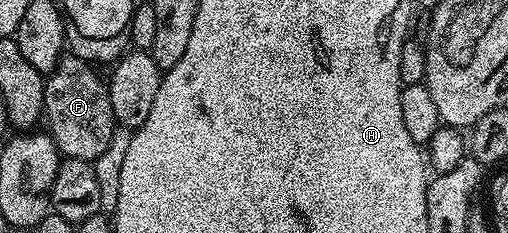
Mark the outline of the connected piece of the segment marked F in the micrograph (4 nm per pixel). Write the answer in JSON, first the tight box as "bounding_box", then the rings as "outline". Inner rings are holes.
{"bounding_box":[44,54,116,162],"outline":[[[73,54],[62,56],[59,64],[48,74],[44,87],[45,119],[48,132],[61,155],[94,162],[106,151],[116,128],[108,88],[97,77],[88,62]]]}

